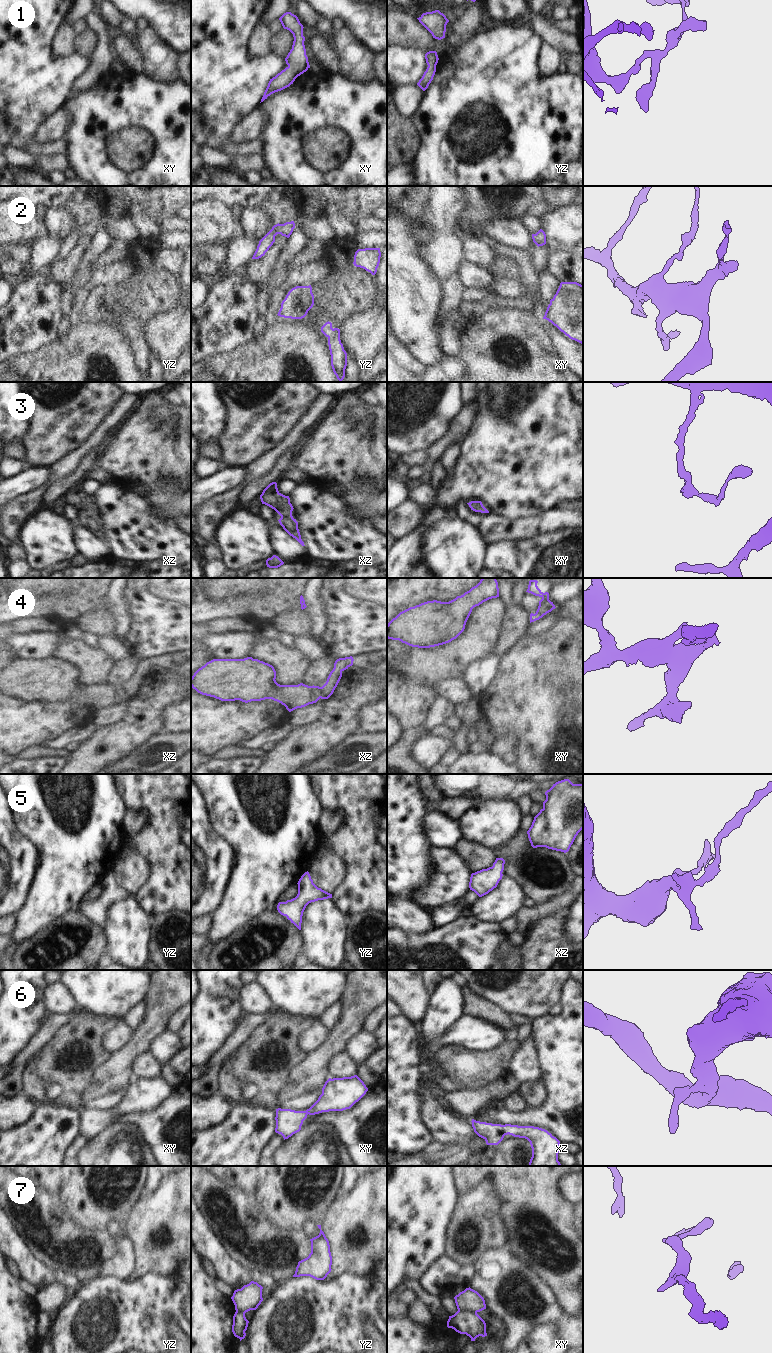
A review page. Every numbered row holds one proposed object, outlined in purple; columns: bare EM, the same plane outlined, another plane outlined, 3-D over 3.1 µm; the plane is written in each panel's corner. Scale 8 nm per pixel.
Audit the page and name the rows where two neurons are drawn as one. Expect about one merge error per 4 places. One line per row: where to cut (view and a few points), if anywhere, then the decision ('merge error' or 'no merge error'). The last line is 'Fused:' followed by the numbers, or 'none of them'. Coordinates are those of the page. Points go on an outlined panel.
1: no cut; no merge error
2: no cut; no merge error
3: no cut; no merge error
4: no cut; no merge error
5: no cut; no merge error
6: no cut; no merge error
7: cut in xy along (458, 1309), (469, 1309), (476, 1313); merge error
Fused: 7

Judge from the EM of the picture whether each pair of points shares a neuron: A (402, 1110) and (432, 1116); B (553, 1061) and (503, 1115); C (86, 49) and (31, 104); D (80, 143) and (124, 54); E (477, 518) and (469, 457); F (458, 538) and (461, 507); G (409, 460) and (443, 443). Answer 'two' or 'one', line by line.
A: two
B: one
C: two
D: two
E: two
F: two
G: two

